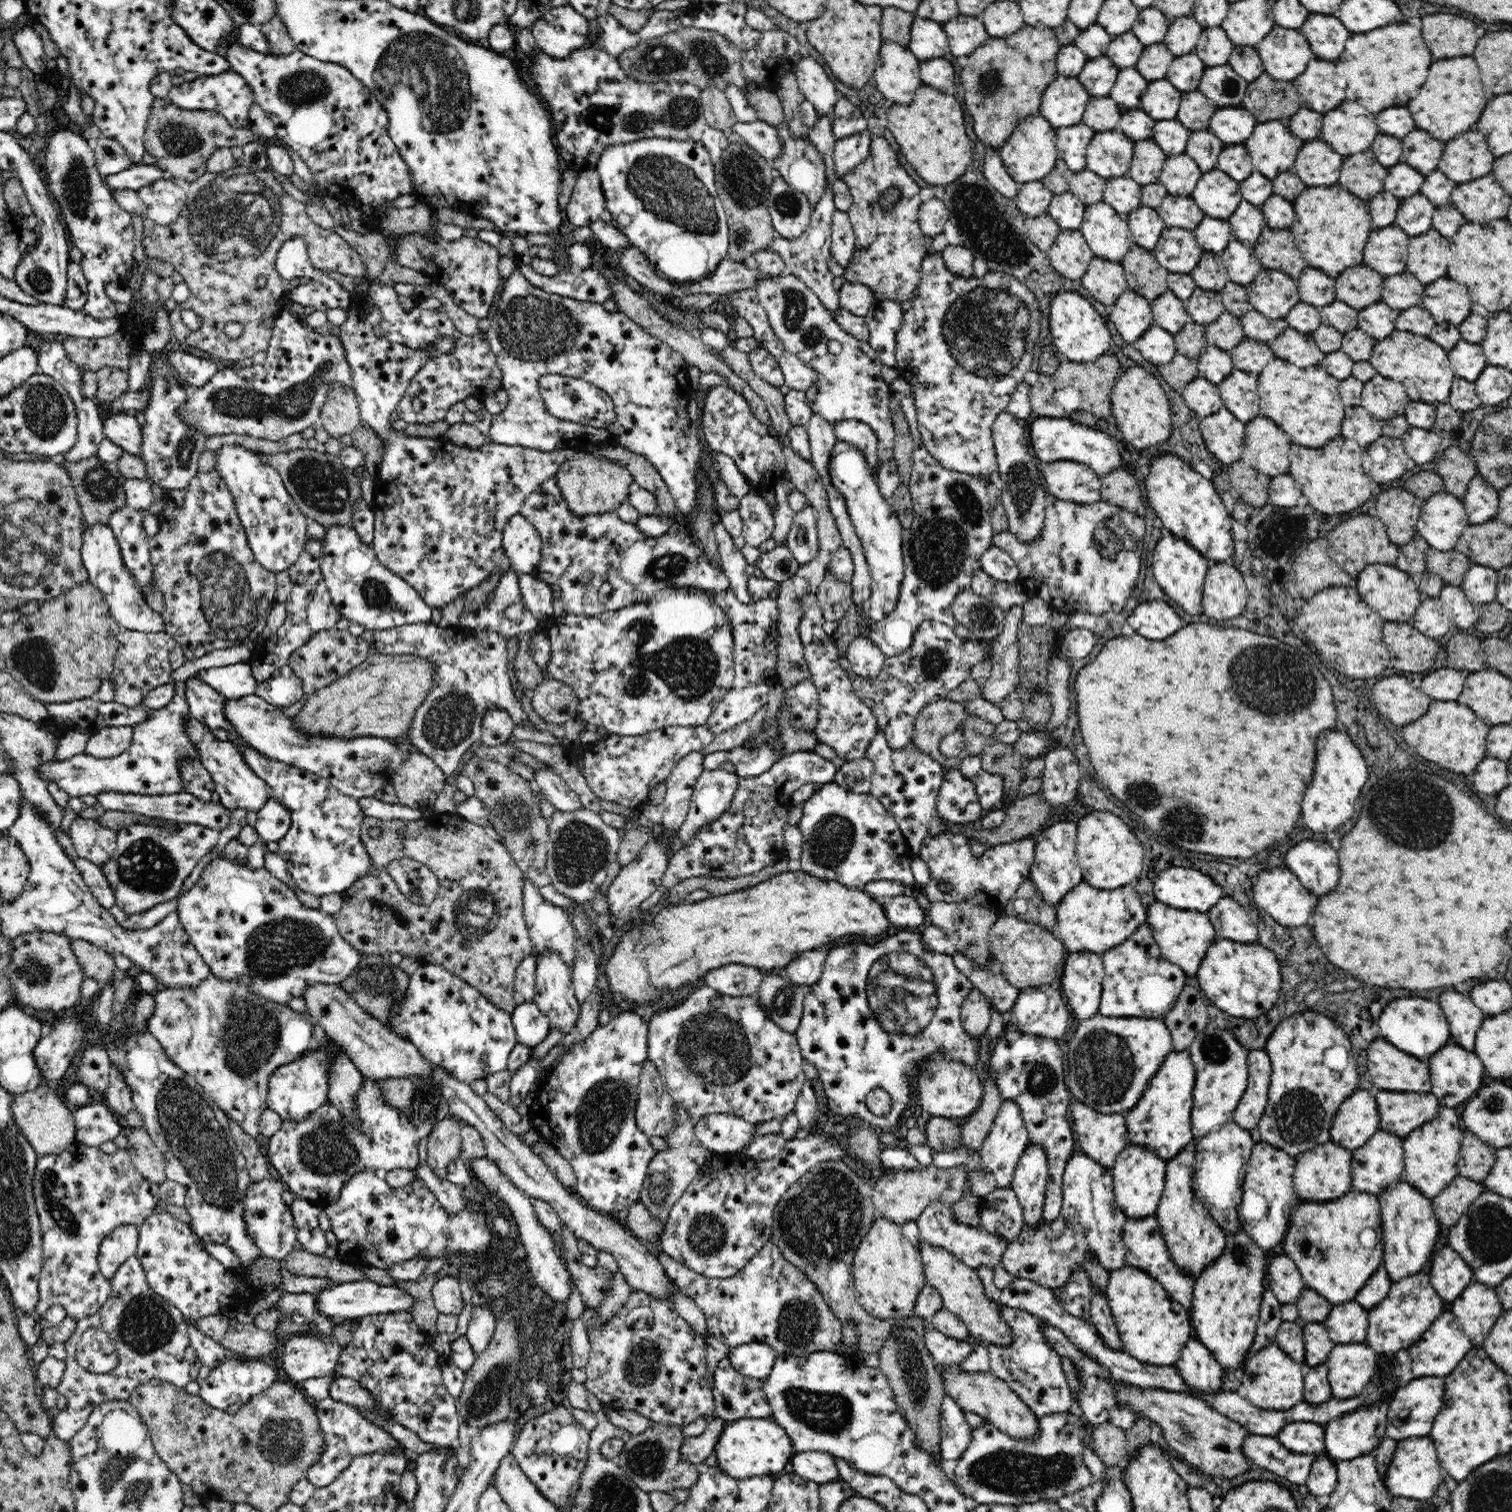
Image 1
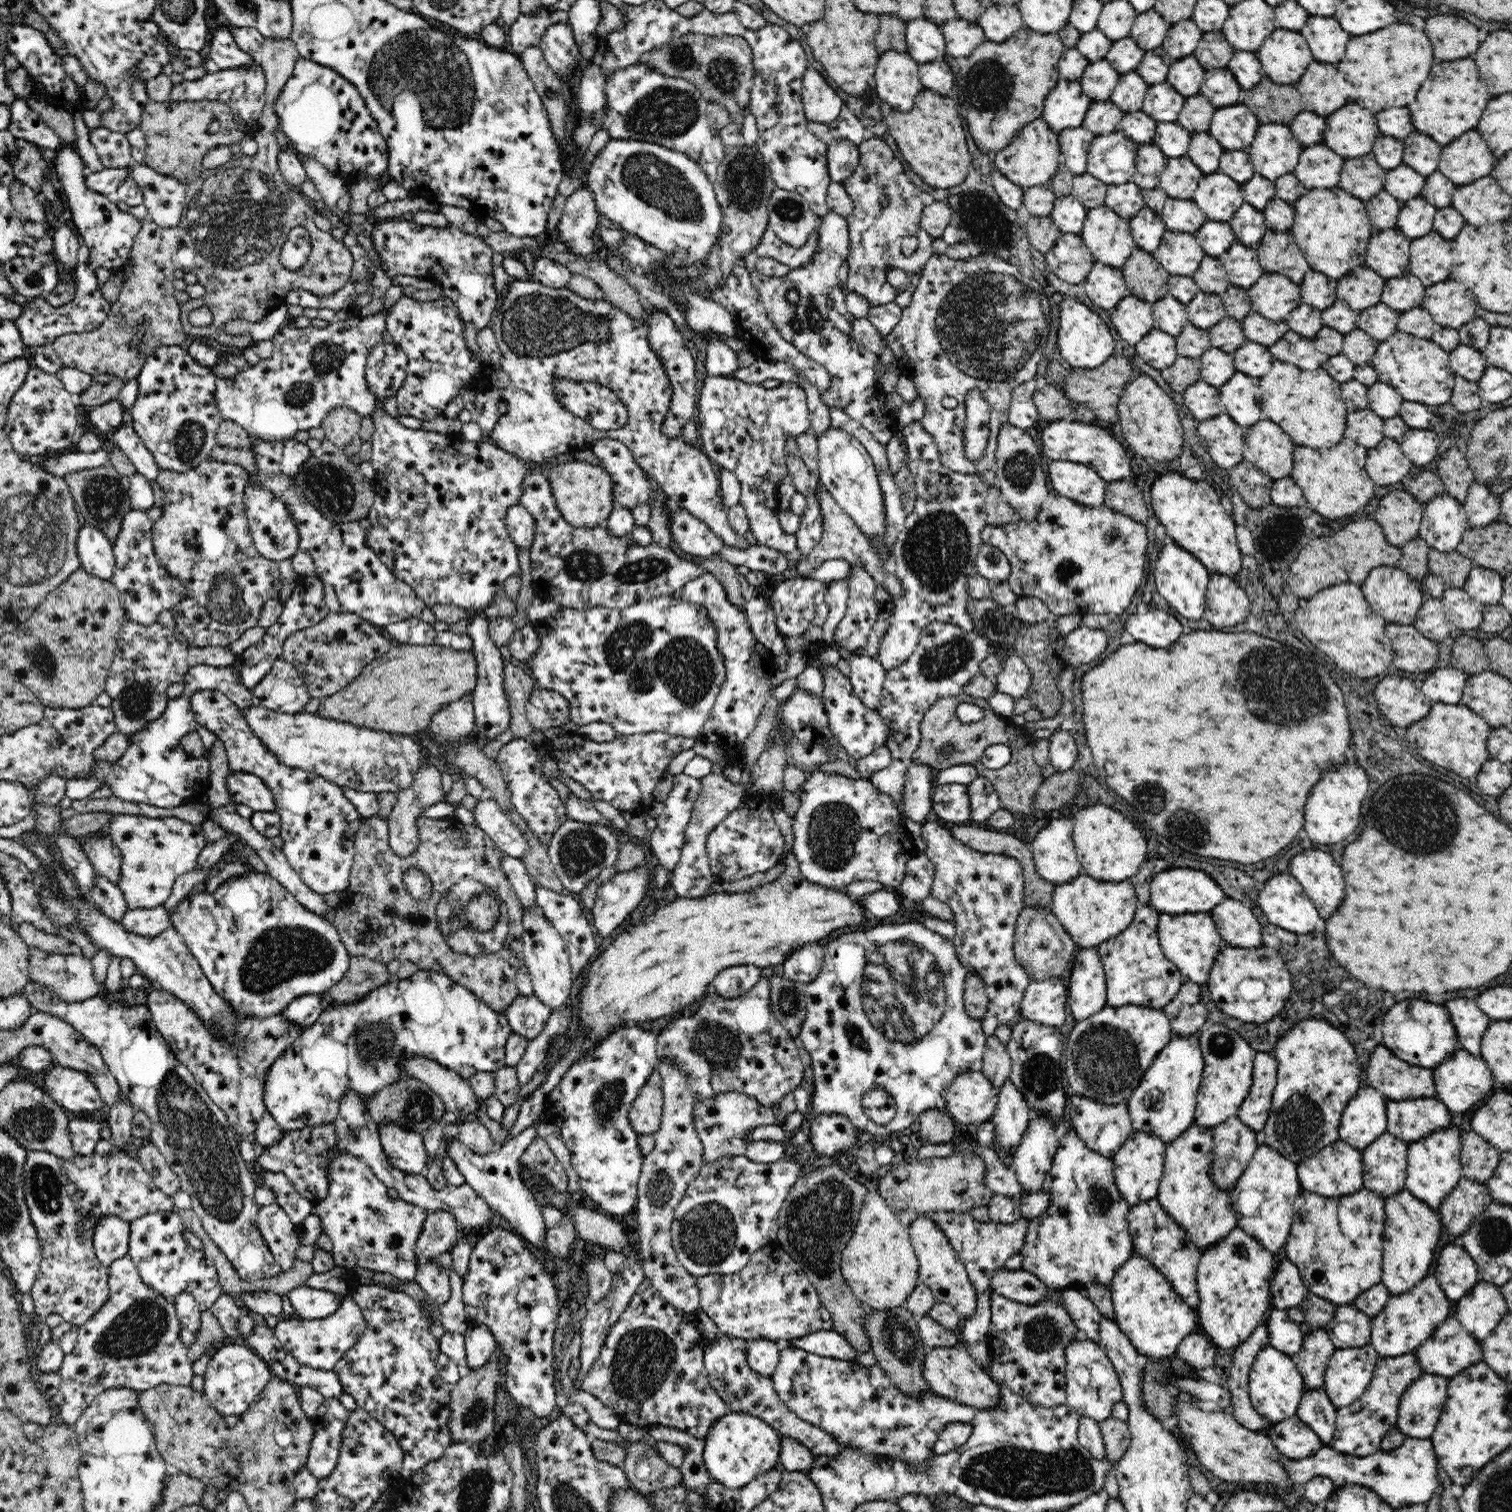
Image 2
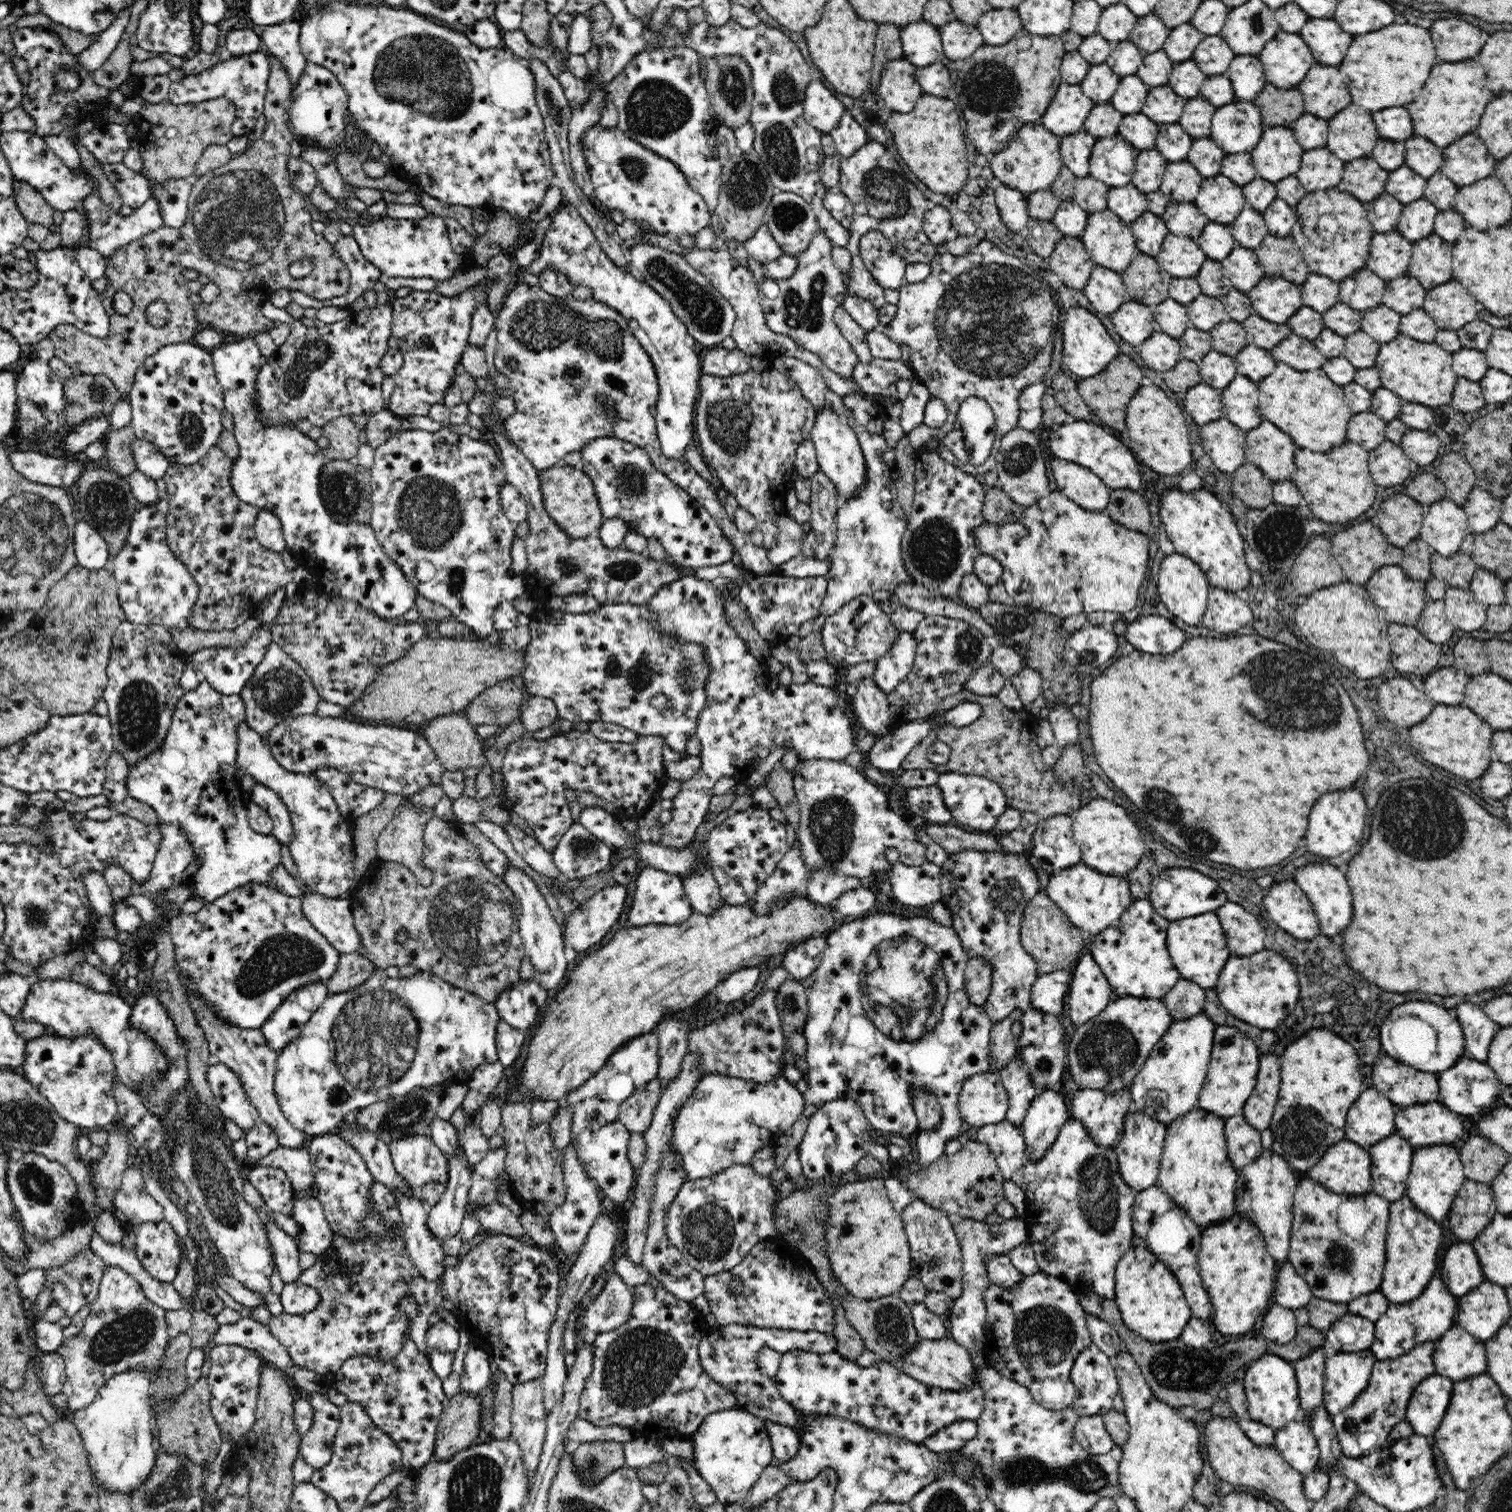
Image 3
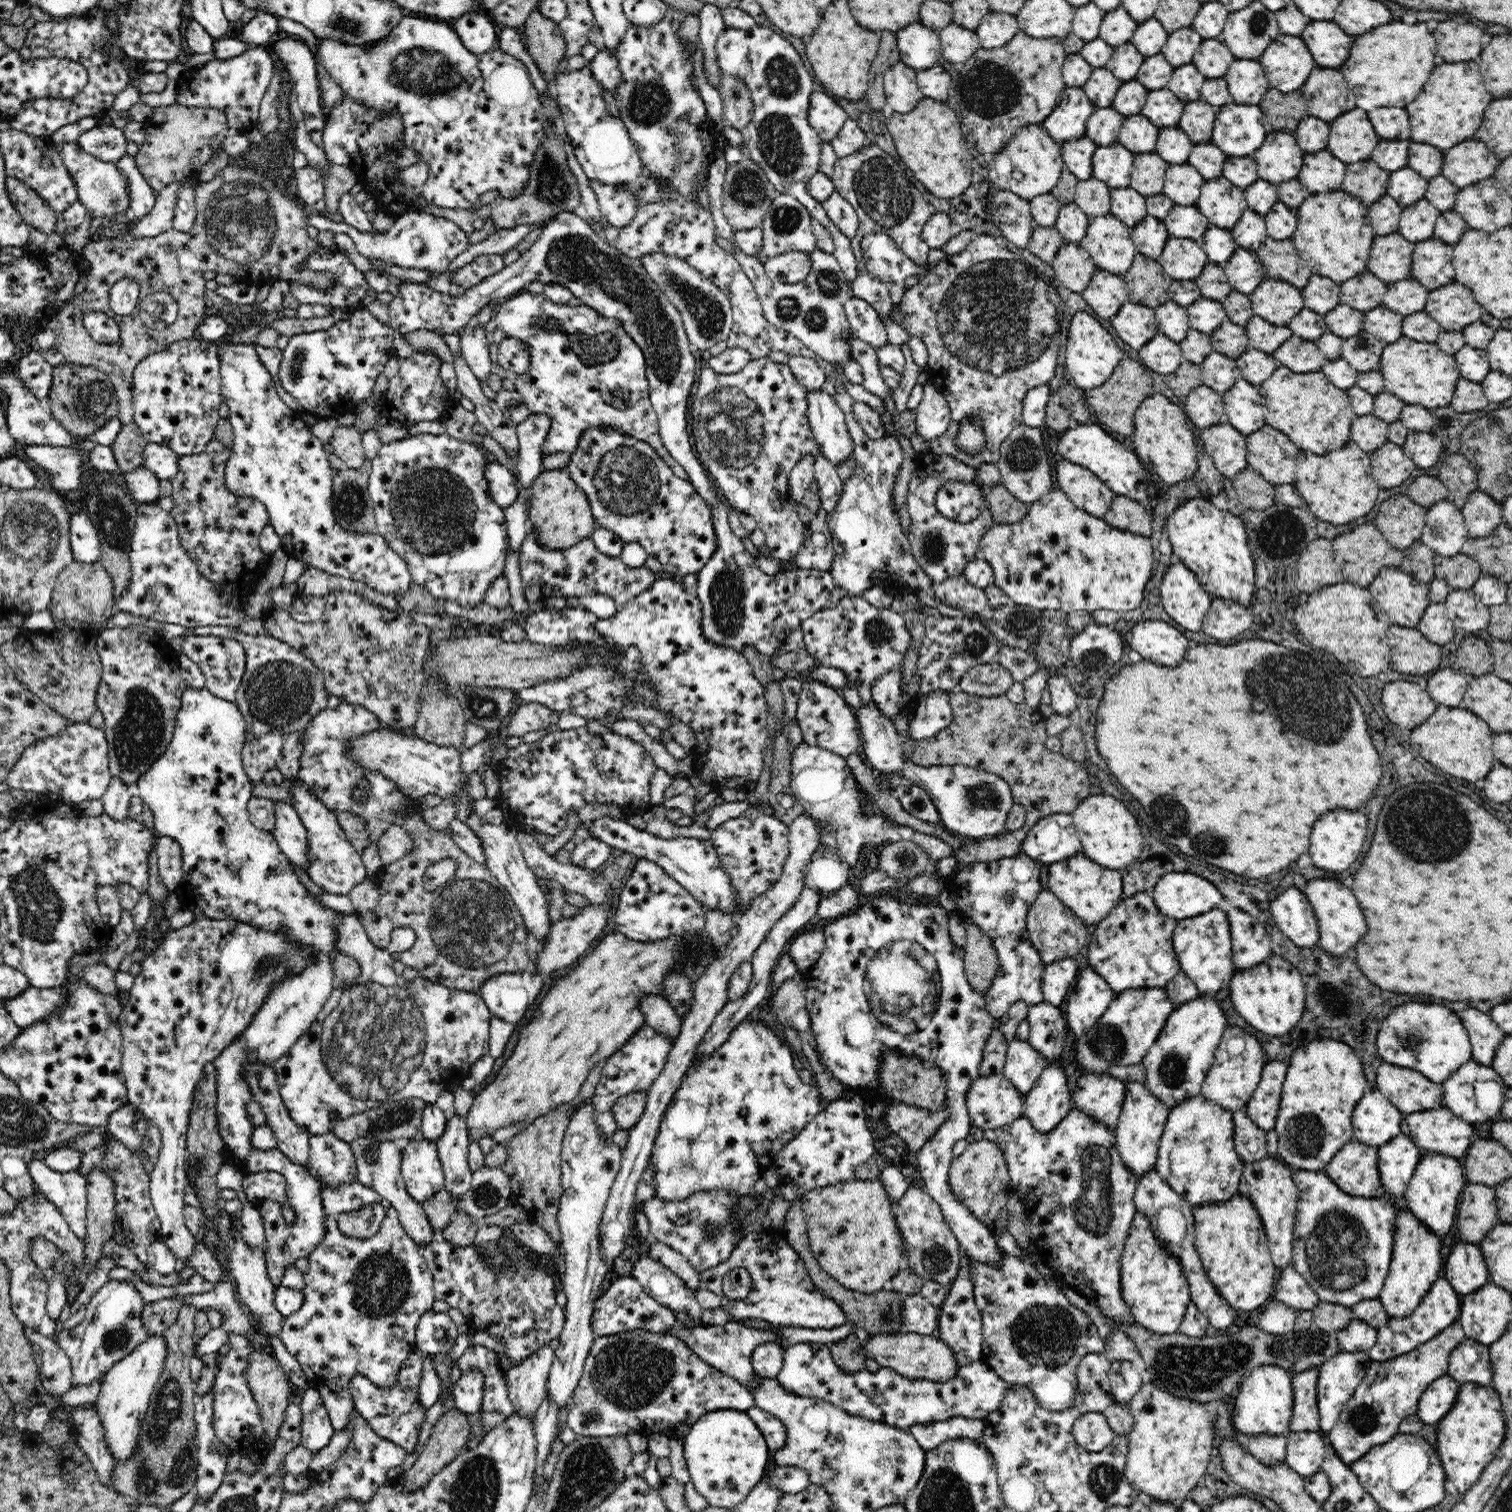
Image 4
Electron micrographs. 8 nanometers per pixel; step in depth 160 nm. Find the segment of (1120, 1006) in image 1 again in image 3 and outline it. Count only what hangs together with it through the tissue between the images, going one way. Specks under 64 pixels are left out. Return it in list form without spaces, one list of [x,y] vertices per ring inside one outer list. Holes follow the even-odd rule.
[[[1140,898],[1133,900],[1114,924],[1096,934],[1089,944],[1090,954],[1105,974],[1115,997],[1130,995],[1163,999],[1178,983],[1181,976],[1166,944],[1170,923],[1154,910],[1149,898]]]

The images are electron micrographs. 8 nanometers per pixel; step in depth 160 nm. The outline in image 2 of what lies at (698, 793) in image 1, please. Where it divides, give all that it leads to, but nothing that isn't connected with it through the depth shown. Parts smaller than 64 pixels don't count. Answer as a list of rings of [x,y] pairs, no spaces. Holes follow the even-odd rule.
[[[710,773],[701,778],[701,791],[694,802],[692,820],[686,828],[686,840],[681,850],[678,864],[672,870],[671,886],[679,897],[697,899],[710,895],[711,886],[717,882],[716,876],[711,869],[706,843],[708,836],[714,832],[716,826],[721,824],[726,816],[736,810],[745,802],[745,789],[740,783],[732,783],[726,779],[725,774]]]

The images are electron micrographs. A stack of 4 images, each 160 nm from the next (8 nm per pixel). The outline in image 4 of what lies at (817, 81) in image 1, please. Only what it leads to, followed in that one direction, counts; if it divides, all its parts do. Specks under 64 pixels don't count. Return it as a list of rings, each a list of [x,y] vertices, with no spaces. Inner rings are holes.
[[[814,91],[809,106],[809,123],[823,142],[830,143],[848,120],[847,112],[827,92]]]

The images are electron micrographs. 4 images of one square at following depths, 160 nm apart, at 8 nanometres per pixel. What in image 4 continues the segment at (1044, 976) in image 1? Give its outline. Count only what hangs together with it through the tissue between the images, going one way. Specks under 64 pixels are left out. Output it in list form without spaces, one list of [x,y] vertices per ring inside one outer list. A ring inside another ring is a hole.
[[[1040,891],[1028,911],[1026,924],[1030,940],[1045,963],[1062,959],[1064,956],[1072,958],[1091,941],[1088,936],[1088,925],[1050,891]]]

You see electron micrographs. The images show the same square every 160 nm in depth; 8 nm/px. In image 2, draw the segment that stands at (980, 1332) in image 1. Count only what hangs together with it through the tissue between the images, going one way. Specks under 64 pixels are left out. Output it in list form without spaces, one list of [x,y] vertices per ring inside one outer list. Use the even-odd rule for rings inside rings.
[[[920,1214],[916,1215],[910,1222],[909,1226],[909,1236],[910,1243],[913,1247],[914,1252],[918,1258],[918,1283],[924,1283],[935,1296],[937,1302],[946,1302],[947,1304],[952,1305],[958,1313],[960,1313],[962,1318],[972,1317],[976,1311],[977,1306],[977,1295],[972,1287],[972,1281],[966,1272],[963,1262],[959,1259],[958,1253],[950,1245],[950,1239],[938,1224],[935,1223],[935,1220],[930,1217],[930,1214]]]

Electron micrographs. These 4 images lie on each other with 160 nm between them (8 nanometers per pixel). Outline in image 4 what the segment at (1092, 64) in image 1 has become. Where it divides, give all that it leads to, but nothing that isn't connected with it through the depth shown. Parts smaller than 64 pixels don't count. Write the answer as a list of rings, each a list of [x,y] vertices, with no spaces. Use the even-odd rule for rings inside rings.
[[[1104,66],[1099,69],[1093,69],[1083,89],[1096,109],[1108,108],[1113,103],[1115,94],[1123,83],[1120,78],[1114,76]]]

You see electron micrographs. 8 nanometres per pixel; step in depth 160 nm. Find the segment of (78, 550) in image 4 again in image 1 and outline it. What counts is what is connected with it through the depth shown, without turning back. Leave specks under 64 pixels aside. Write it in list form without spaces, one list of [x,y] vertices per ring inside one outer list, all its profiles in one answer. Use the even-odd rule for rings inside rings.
[[[95,524],[86,527],[83,532],[81,557],[89,581],[102,591],[105,601],[109,604],[111,615],[120,623],[122,629],[127,628],[138,632],[165,630],[163,616],[152,610],[144,601],[130,571],[125,568],[120,547],[108,525]]]

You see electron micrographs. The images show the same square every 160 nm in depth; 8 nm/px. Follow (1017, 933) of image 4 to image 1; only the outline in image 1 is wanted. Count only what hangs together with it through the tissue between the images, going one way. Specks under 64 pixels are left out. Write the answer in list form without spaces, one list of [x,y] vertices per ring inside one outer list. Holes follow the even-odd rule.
[[[930,830],[924,838],[919,854],[928,863],[931,881],[924,887],[929,902],[961,903],[974,900],[996,910],[999,916],[1005,915],[1005,908],[1012,904],[1018,887],[1026,882],[1032,862],[1034,862],[1034,839],[1026,837],[1019,841],[1004,843],[986,849],[982,856],[974,856],[968,838],[962,834],[945,831],[932,835]],[[940,882],[952,886],[949,894],[938,889]],[[964,952],[953,954],[955,966],[966,975],[975,988],[985,995],[995,1014],[1009,1014],[1011,1008],[1017,1004],[1020,989],[1016,989],[1006,978],[1003,965],[988,952],[986,965],[978,965],[975,960],[966,956]]]

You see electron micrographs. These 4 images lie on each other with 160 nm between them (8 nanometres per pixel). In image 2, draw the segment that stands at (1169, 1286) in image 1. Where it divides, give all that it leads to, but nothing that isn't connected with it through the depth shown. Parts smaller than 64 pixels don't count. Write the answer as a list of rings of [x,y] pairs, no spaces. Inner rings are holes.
[[[1157,1197],[1132,1205],[1127,1221],[1134,1251],[1140,1256],[1145,1256],[1170,1281],[1170,1284],[1173,1284],[1174,1290],[1186,1302],[1186,1305],[1197,1311],[1200,1305],[1197,1266],[1202,1249],[1196,1247],[1186,1229],[1182,1229],[1177,1220],[1166,1213]]]

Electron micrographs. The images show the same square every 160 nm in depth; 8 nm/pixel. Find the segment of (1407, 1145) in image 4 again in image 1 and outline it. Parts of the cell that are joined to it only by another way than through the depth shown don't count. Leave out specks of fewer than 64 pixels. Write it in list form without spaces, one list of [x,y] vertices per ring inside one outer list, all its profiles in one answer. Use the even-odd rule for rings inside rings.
[[[1382,1130],[1375,1132],[1366,1144],[1353,1151],[1353,1190],[1380,1196],[1382,1192],[1398,1185],[1403,1180],[1404,1157],[1402,1137]]]

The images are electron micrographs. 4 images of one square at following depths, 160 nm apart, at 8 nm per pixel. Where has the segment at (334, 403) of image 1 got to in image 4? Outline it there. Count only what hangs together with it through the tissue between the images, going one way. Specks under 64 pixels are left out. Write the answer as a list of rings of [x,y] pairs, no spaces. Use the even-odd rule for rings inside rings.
[[[339,426],[329,442],[334,447],[335,455],[341,458],[348,469],[359,469],[365,460],[365,450],[358,428]]]

